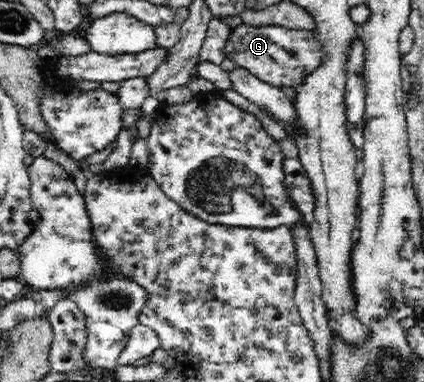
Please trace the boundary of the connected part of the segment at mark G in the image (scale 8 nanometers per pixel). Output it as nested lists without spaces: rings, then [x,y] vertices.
[[[242,22],[232,29],[224,49],[224,56],[228,60],[234,60],[238,66],[250,70],[262,82],[273,83],[280,89],[282,86],[298,87],[303,76],[315,70],[323,57],[314,33],[306,30],[289,30],[274,24],[252,26]]]

